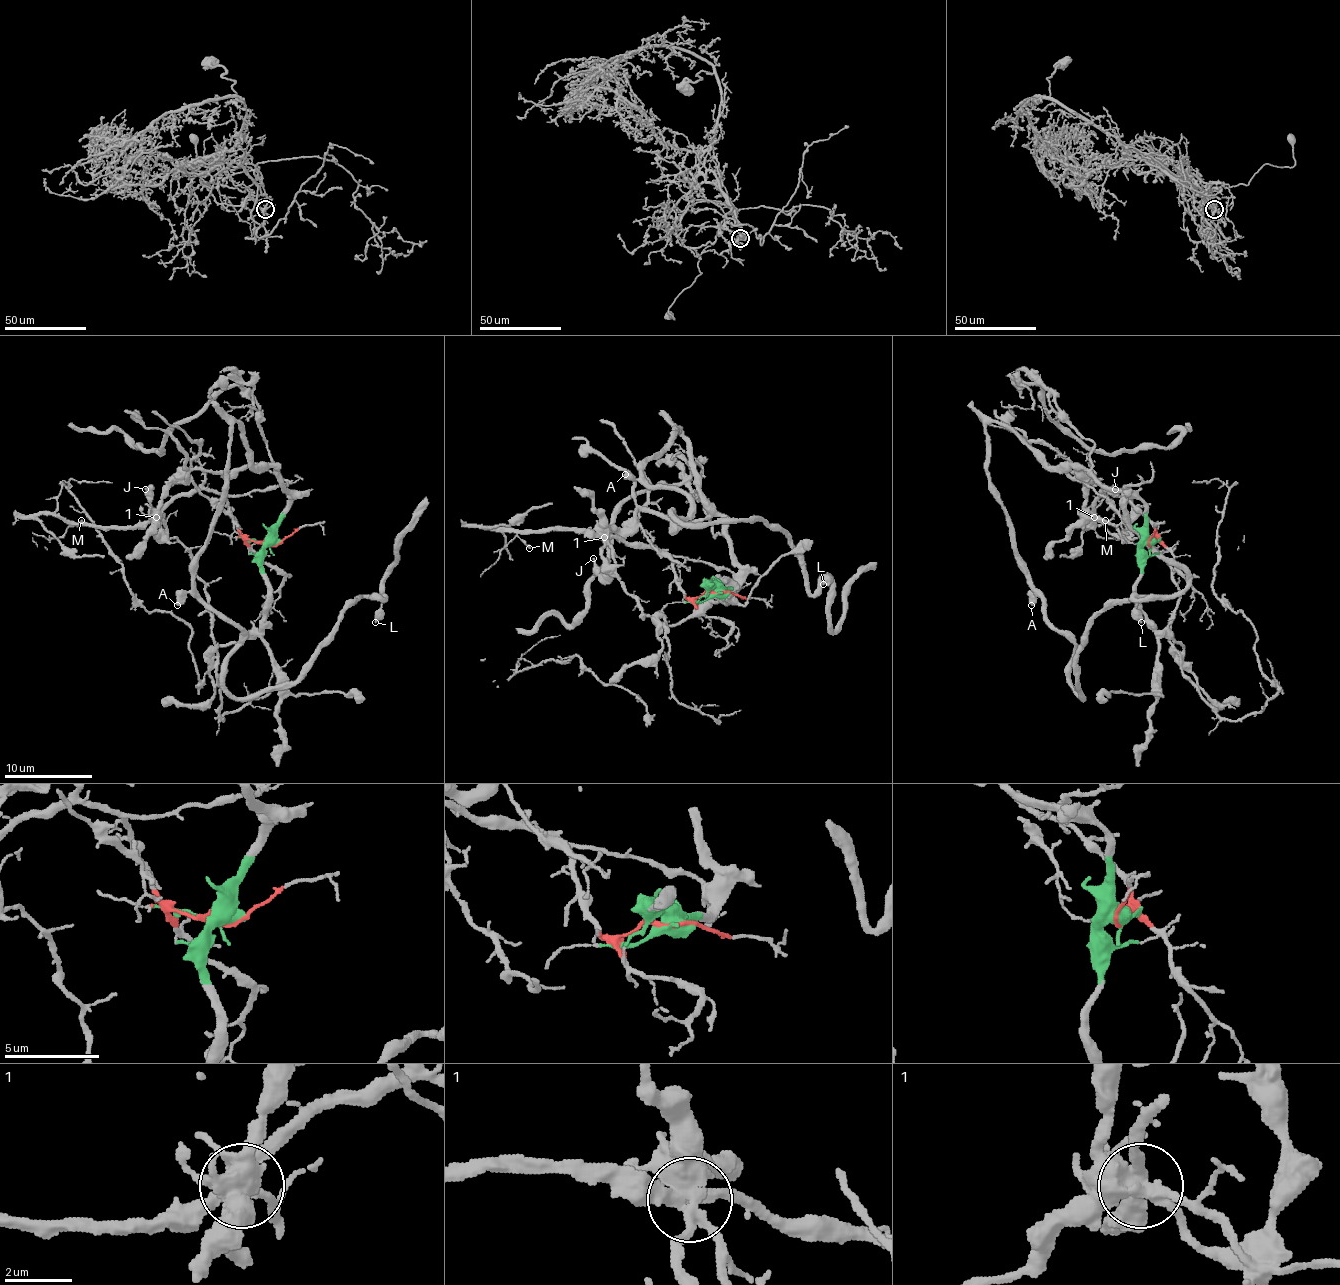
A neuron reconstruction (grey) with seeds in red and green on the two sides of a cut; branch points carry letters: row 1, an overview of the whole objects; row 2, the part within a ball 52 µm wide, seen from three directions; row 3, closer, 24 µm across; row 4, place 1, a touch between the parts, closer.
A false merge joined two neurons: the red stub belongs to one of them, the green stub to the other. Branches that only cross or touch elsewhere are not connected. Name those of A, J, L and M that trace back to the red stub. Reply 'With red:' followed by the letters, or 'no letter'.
With red: M

